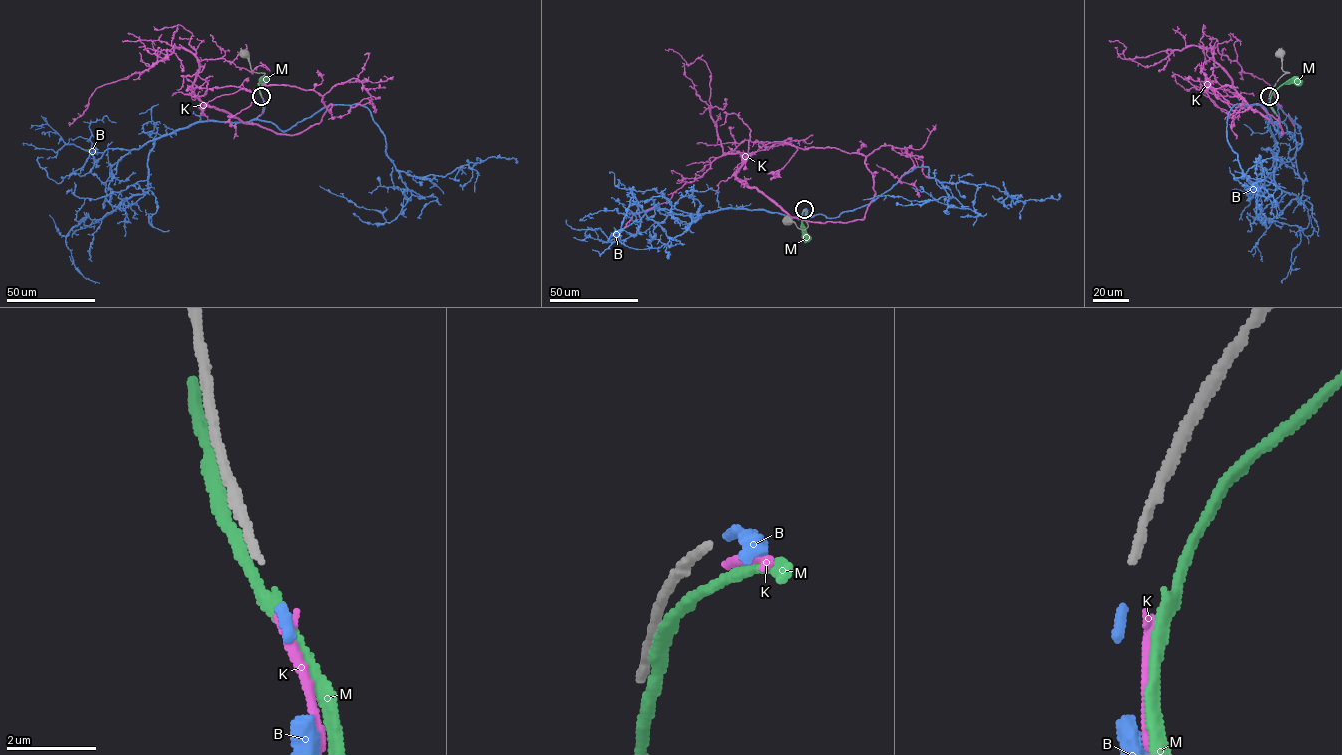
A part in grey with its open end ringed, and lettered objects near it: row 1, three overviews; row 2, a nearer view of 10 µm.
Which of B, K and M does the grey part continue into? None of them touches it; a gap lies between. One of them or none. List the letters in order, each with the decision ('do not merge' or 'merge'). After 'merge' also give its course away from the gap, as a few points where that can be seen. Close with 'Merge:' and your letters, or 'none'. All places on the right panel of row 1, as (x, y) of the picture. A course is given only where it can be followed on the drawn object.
B: merge | via (1269, 97), (1278, 118), (1268, 127), (1278, 149), (1274, 181), (1298, 197), (1257, 218), (1301, 234), (1282, 283)
K: do not merge
M: do not merge
Merge: B

